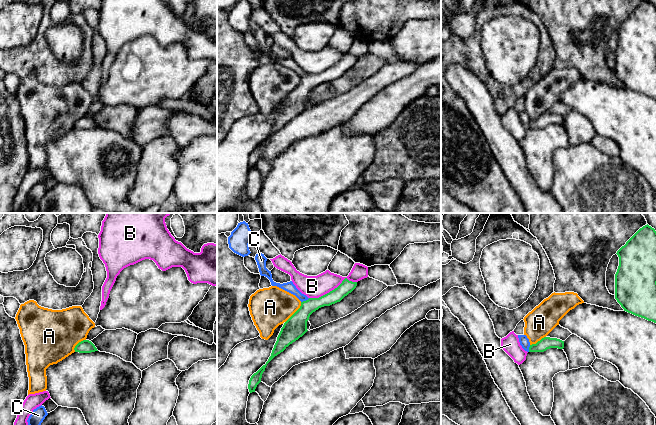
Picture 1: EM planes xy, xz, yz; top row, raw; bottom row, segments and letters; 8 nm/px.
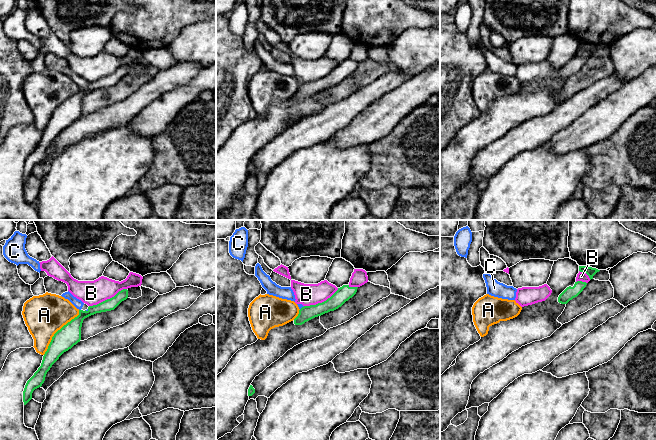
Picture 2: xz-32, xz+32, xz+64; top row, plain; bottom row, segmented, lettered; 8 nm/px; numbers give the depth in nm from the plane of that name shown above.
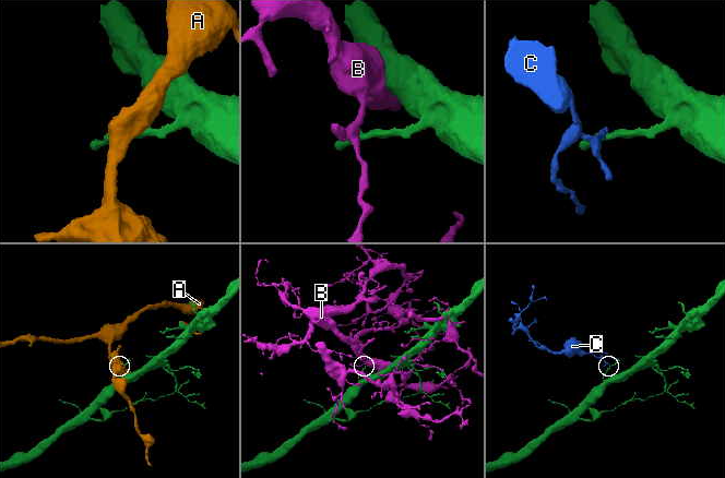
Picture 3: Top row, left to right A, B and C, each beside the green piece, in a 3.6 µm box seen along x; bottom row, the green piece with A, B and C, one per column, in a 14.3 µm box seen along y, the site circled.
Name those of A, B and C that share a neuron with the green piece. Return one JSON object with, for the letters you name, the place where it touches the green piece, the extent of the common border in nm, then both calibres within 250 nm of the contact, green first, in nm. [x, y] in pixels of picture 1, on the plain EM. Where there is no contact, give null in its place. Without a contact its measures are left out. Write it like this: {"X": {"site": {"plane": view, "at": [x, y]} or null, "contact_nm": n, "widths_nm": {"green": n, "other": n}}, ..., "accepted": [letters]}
{"accepted": []}

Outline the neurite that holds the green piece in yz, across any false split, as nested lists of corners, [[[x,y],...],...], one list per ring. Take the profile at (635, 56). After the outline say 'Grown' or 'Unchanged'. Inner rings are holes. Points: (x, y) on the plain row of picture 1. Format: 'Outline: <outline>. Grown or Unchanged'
Outline: [[[648,0],[640,4],[616,29],[619,42],[615,50],[615,75],[624,87],[656,99],[656,7]]]. Unchanged

